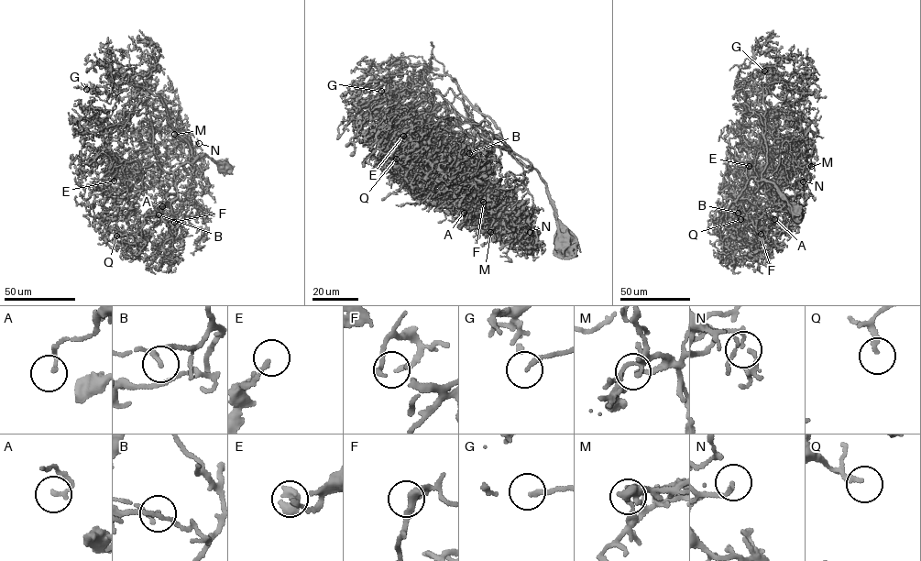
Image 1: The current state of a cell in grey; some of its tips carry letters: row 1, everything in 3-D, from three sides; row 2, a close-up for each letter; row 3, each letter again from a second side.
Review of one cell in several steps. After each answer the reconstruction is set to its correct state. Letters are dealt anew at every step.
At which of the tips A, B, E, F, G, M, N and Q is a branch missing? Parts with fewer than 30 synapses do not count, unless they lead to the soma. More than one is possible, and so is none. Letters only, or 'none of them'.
none of them

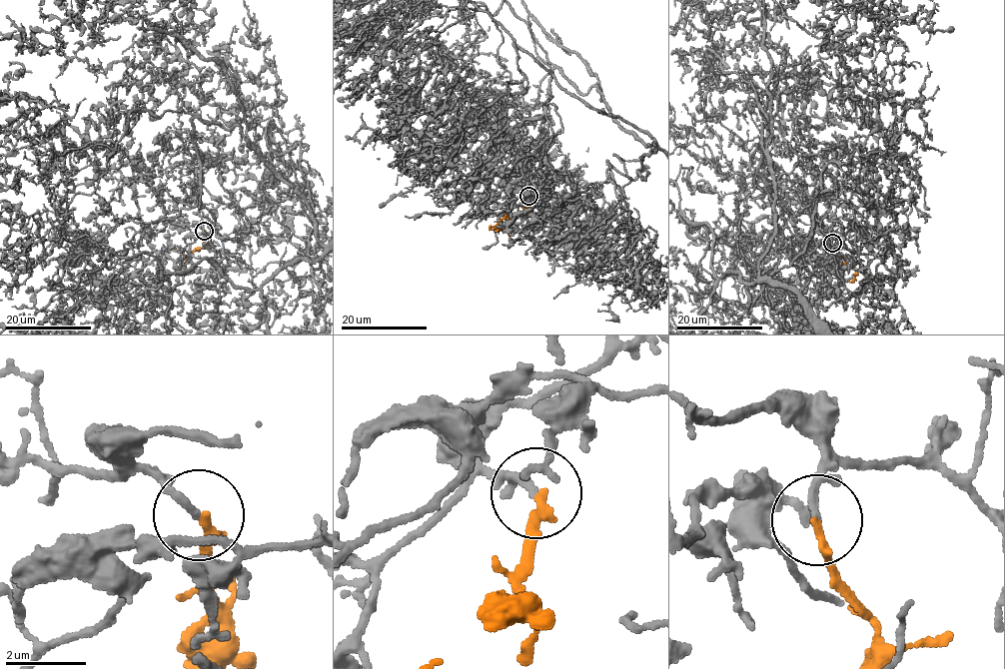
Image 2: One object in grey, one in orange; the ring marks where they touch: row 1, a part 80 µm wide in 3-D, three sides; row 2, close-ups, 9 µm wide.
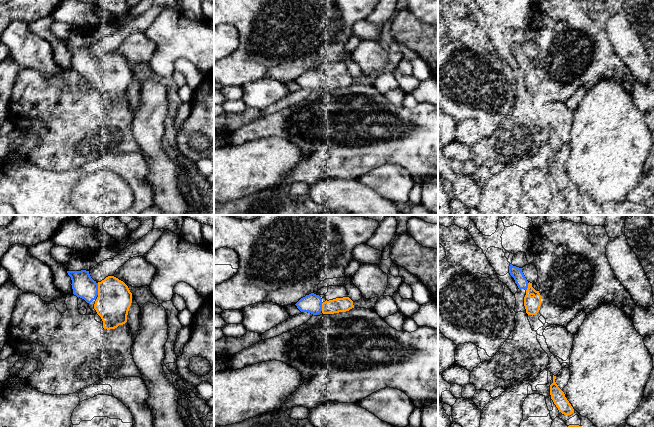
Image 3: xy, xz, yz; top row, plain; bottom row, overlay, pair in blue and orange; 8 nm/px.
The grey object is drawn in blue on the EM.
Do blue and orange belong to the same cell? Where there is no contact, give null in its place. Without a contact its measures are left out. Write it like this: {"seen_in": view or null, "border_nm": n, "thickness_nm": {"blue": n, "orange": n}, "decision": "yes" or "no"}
{"seen_in": "xy", "border_nm": 100, "thickness_nm": {"blue": 180, "orange": 280}, "decision": "yes"}

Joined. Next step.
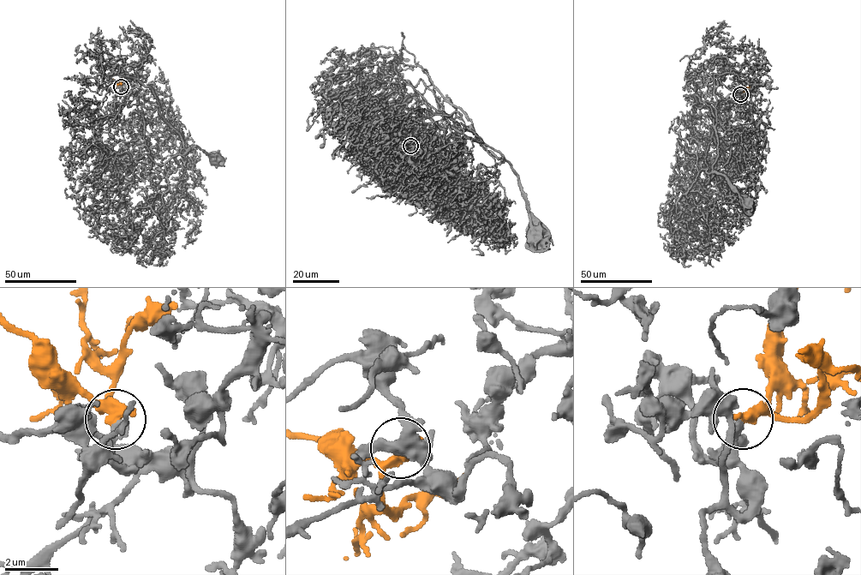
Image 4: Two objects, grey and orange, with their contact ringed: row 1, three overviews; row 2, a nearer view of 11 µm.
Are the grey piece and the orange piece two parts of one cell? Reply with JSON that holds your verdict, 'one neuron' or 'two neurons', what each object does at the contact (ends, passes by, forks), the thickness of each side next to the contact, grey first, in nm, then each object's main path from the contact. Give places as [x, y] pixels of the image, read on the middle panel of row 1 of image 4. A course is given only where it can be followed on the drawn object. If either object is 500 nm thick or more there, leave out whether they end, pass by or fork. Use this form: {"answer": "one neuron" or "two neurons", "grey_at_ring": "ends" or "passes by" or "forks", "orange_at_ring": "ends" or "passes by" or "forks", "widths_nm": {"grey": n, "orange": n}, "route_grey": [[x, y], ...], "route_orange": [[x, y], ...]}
{"answer": "one neuron", "widths_nm": {"grey": 280, "orange": 500}, "route_grey": [[410, 146], [430, 128], [419, 145], [438, 135], [445, 118], [436, 86], [507, 161], [535, 235]], "route_orange": [[410, 146], [398, 144], [385, 158]]}

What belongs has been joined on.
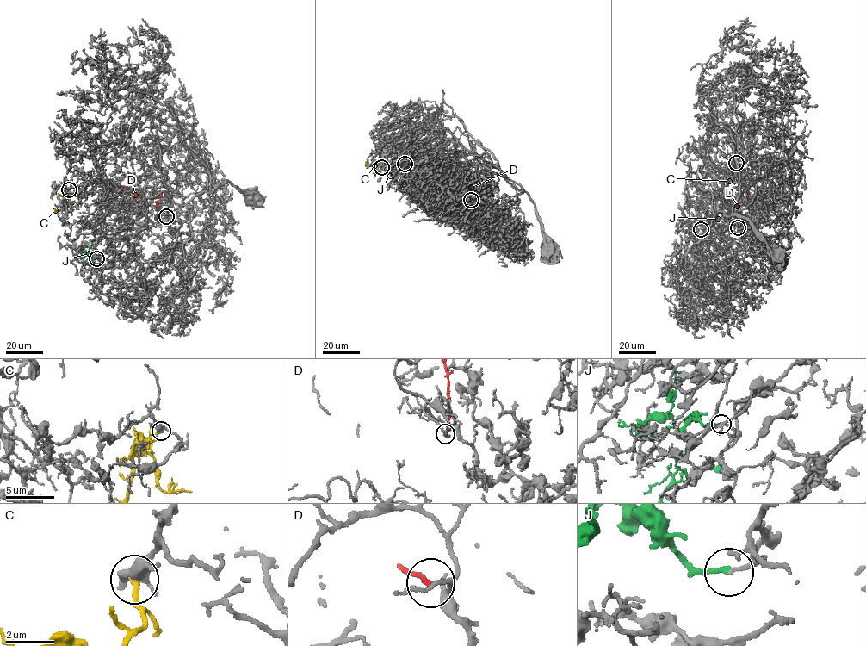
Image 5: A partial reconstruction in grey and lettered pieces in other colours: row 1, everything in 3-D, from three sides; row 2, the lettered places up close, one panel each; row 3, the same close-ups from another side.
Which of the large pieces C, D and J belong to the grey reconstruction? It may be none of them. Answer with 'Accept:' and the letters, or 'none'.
Accept: J

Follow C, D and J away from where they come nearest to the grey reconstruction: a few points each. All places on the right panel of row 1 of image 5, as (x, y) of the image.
C: (736, 163), (731, 166), (727, 178), (726, 172)
D: (738, 226), (738, 205), (748, 200), (746, 191), (750, 184)
J: (701, 229), (703, 224), (709, 224), (718, 218), (716, 216), (715, 219)

